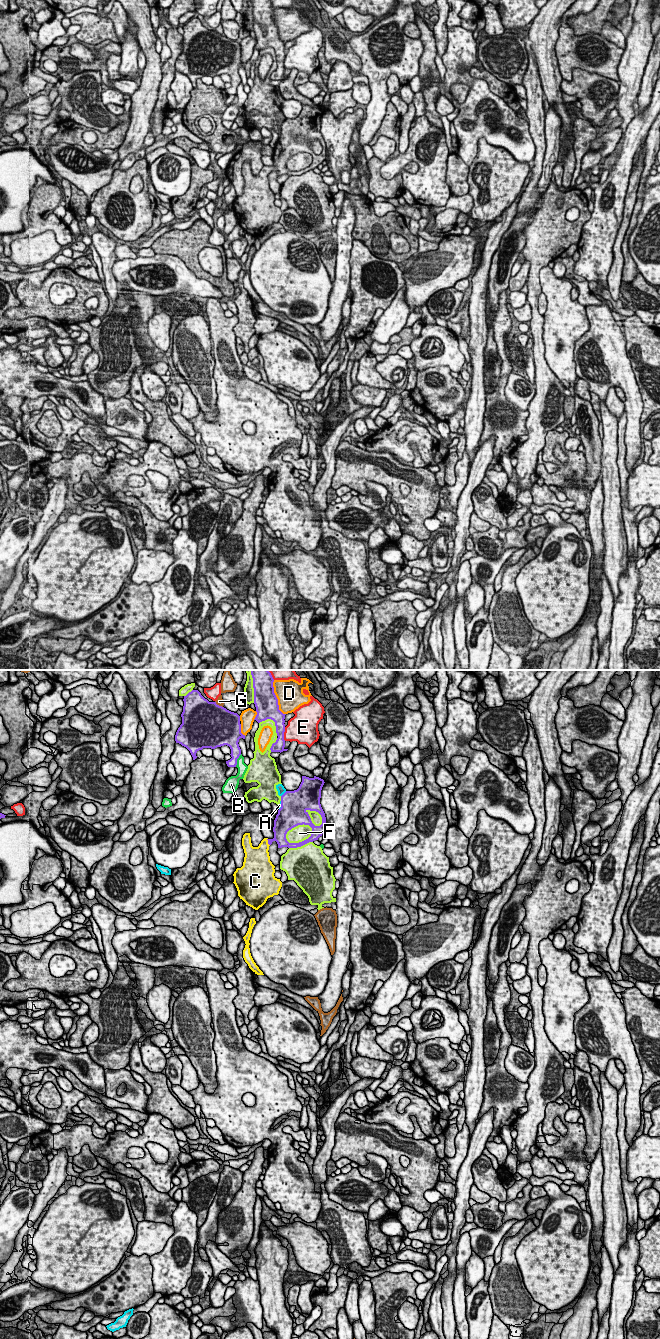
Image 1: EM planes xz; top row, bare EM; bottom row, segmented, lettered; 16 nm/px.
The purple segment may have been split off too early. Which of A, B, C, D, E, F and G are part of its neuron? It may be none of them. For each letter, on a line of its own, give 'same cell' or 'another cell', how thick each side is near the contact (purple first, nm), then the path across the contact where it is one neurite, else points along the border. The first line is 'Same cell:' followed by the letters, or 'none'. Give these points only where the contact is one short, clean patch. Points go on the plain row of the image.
Same cell: C
A: another cell; 420 nm thick on the purple side, 130 nm on the other
B: another cell; 160 nm thick on the purple side, 160 nm on the other
C: same cell; 200 nm thick on the purple side, 280 nm on the other
D: another cell; 380 nm thick on the purple side, 420 nm on the other
E: another cell; 180 nm thick on the purple side, 360 nm on the other
F: another cell; 420 nm thick on the purple side, 260 nm on the other
G: another cell; 500 nm thick on the purple side, 120 nm on the other

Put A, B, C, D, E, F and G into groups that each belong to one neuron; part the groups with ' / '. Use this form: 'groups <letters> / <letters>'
groups A / B / C / D / E / F / G

